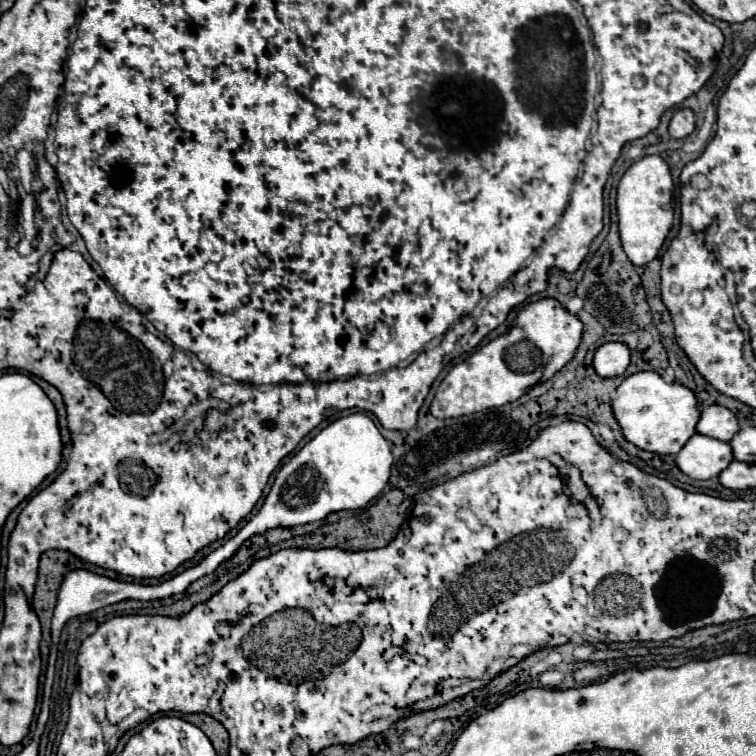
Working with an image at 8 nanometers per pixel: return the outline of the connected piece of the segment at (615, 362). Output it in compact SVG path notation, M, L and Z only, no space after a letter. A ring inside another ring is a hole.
M605 343L595 351L593 367L599 377L611 379L623 375L629 365L629 347L623 343Z

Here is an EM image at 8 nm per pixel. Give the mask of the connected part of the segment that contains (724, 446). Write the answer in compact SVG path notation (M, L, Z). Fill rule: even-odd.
M699 433L693 435L675 455L675 465L691 479L717 477L731 461L733 453L729 443Z

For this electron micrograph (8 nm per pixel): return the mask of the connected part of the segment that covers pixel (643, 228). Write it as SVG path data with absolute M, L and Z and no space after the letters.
M647 155L633 163L617 185L617 215L619 215L619 237L625 255L635 267L653 261L671 229L673 223L673 179L667 163L659 155Z

